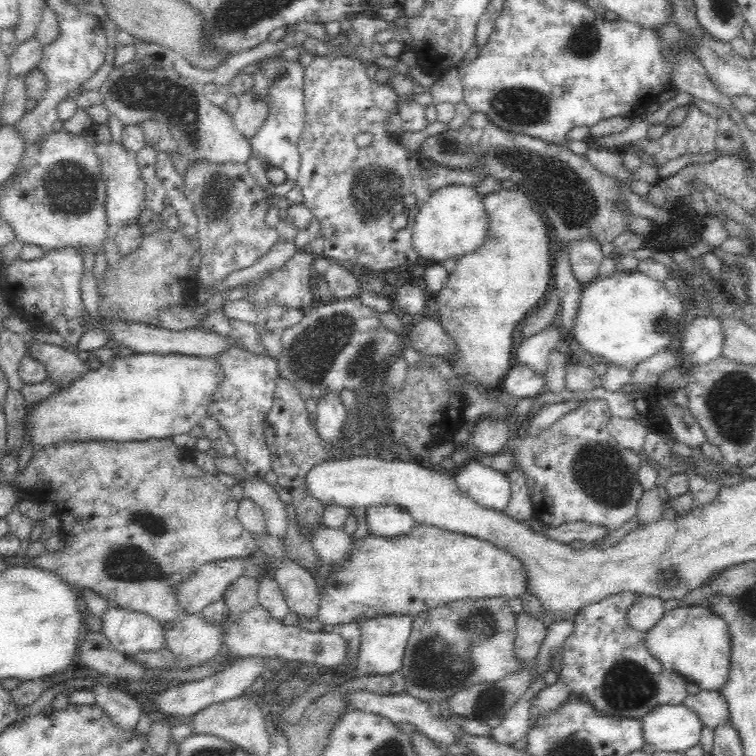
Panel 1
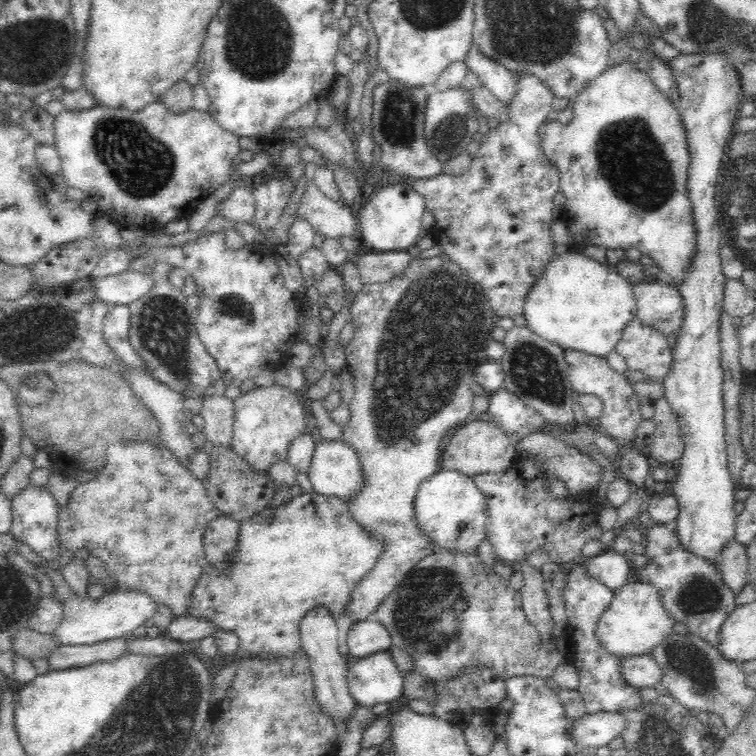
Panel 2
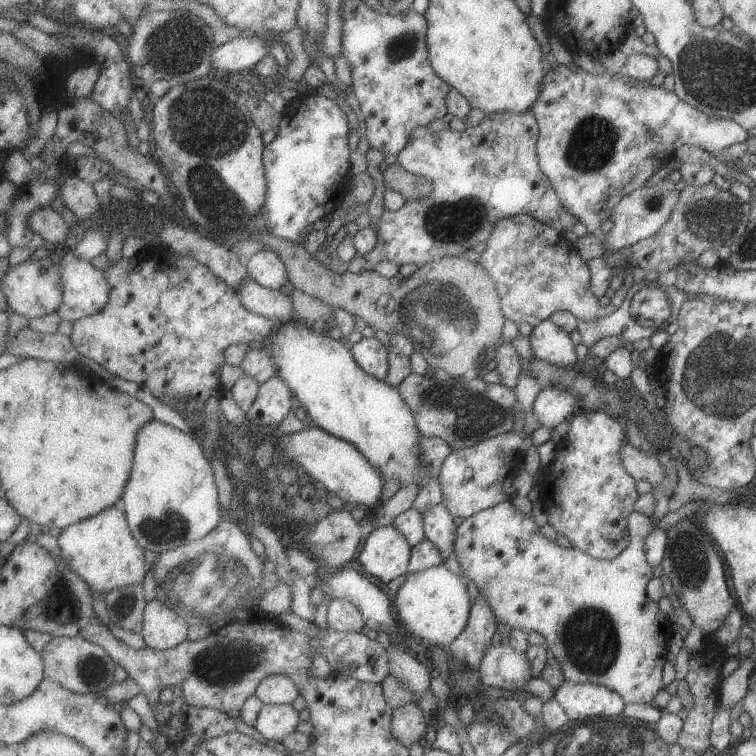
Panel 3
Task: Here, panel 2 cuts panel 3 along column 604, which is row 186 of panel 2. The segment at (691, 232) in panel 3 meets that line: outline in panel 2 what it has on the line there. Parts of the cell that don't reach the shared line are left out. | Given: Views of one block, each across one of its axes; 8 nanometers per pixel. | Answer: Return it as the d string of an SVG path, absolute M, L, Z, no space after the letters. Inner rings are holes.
M290 177L274 178L268 183L254 185L253 197L256 201L254 221L260 229L271 229L279 221L282 210L290 198L294 186Z

